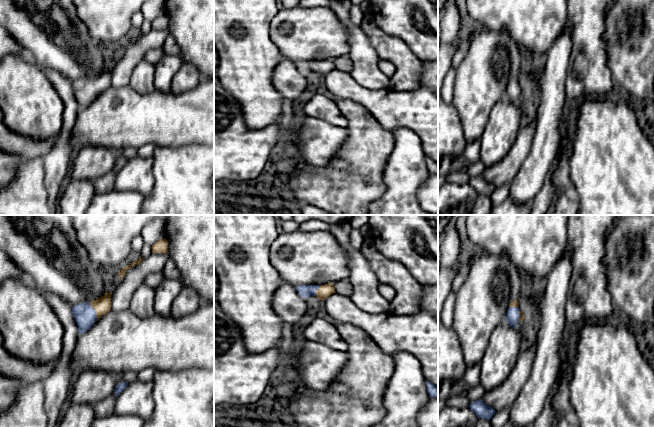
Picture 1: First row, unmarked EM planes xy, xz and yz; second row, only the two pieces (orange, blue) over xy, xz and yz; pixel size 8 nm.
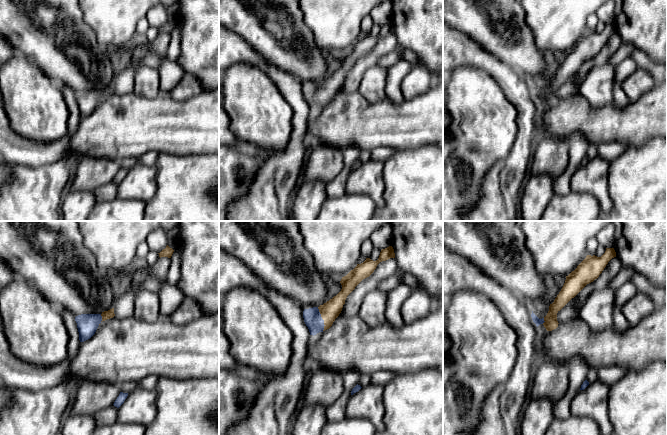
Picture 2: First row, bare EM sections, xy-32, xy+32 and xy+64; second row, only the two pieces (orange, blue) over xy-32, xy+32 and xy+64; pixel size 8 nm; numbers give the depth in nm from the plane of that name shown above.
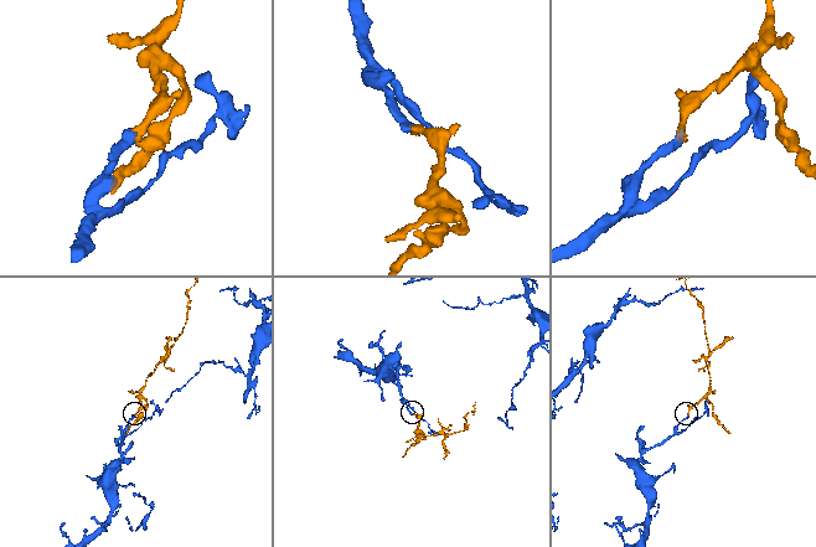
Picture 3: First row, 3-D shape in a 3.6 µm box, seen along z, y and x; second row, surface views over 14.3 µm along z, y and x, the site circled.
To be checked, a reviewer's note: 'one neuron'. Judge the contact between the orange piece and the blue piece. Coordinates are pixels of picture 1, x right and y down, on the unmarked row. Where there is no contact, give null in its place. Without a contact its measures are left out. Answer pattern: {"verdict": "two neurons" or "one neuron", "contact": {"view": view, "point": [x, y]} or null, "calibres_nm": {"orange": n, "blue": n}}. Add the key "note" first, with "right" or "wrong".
{"note": "right", "verdict": "one neuron", "contact": {"view": "xy", "point": [96, 88]}, "calibres_nm": {"orange": 140, "blue": 180}}

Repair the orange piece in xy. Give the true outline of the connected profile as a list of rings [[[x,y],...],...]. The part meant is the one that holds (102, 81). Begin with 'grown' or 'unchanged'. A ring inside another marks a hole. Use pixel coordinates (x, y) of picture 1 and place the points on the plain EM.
grown | [[[106,68],[104,72],[96,76],[72,83],[72,91],[78,102],[79,110],[86,109],[96,97],[111,86],[112,69]]]

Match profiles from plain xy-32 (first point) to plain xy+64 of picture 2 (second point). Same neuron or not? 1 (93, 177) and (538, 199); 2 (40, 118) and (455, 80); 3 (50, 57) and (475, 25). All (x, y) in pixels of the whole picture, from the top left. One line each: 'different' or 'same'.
1: different
2: same
3: same

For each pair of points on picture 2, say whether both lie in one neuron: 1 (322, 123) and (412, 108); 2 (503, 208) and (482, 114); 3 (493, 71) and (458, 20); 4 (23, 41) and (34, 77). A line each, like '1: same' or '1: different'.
1: same
2: different
3: different
4: different

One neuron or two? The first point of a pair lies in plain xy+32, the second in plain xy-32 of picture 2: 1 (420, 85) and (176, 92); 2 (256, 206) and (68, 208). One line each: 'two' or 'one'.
1: one
2: two

